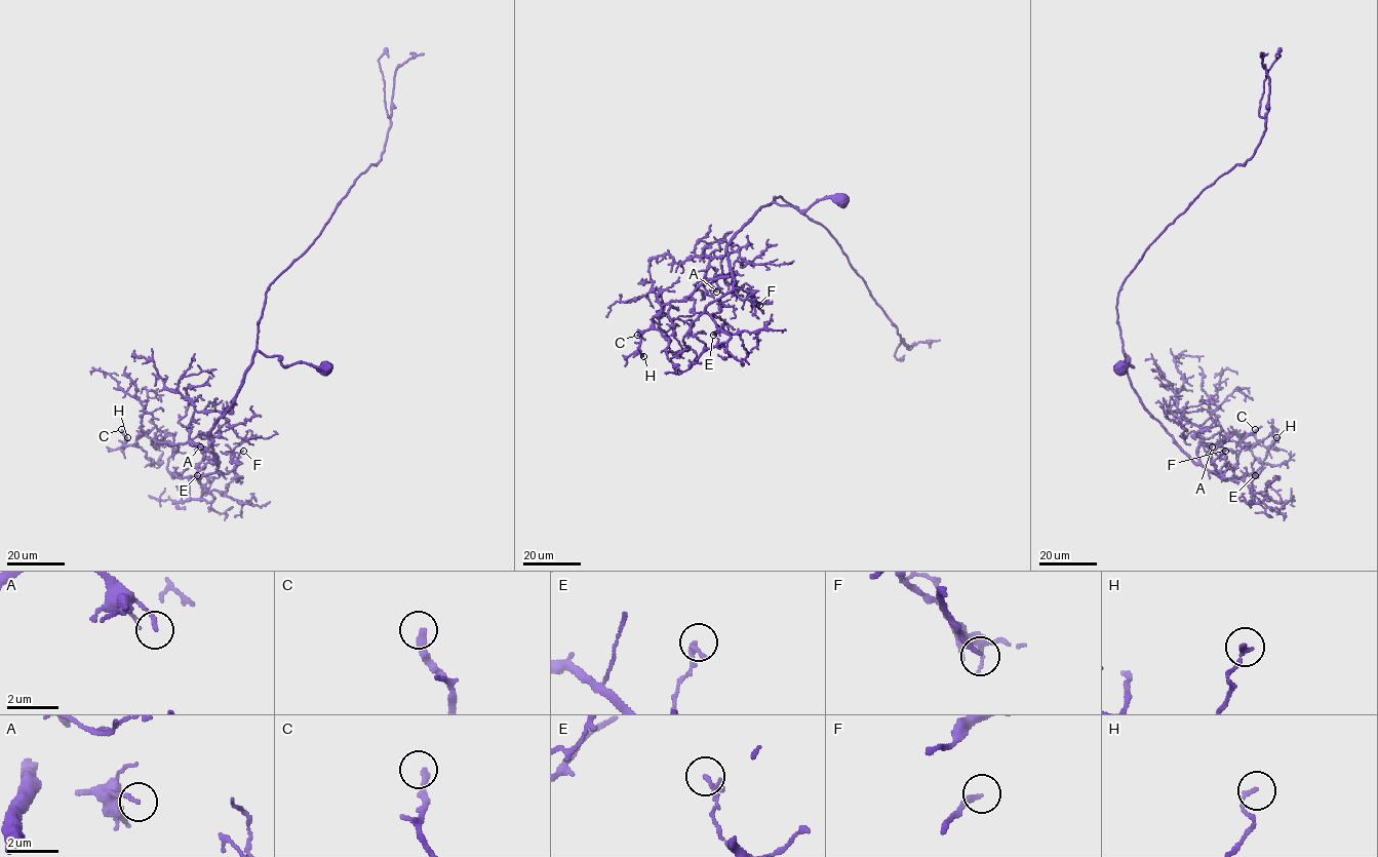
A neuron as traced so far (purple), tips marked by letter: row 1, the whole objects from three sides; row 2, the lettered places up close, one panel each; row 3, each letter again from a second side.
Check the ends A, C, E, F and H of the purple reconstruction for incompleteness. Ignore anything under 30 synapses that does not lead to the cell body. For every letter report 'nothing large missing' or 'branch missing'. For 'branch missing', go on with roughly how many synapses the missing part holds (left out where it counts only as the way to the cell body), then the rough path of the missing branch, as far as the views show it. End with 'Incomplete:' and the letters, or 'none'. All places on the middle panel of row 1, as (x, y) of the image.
A: nothing large missing
C: branch missing; 35 synapses; course (637, 335), (630, 328), (617, 335), (620, 339), (629, 338)
E: nothing large missing
F: nothing large missing
H: nothing large missing
Incomplete: C

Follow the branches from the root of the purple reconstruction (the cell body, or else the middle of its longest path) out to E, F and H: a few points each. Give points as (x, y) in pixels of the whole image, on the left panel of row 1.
E: (327, 368), (283, 366), (279, 356), (257, 351), (211, 430), (218, 470), (190, 478), (202, 485), (197, 475)
F: (327, 368), (305, 362), (283, 366), (279, 356), (257, 351), (210, 435), (213, 459), (224, 473), (243, 451)
H: (327, 368), (283, 366), (257, 351), (211, 430), (217, 463), (192, 442), (140, 434), (122, 449), (127, 437)

